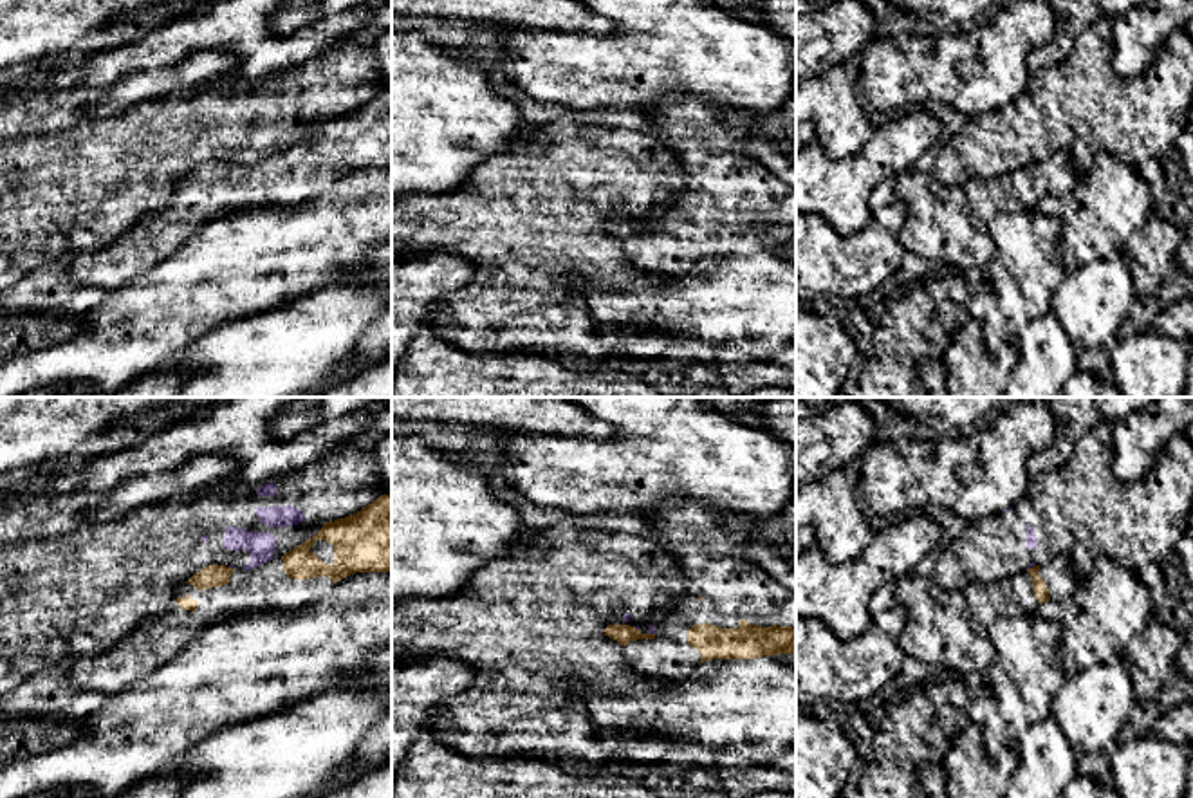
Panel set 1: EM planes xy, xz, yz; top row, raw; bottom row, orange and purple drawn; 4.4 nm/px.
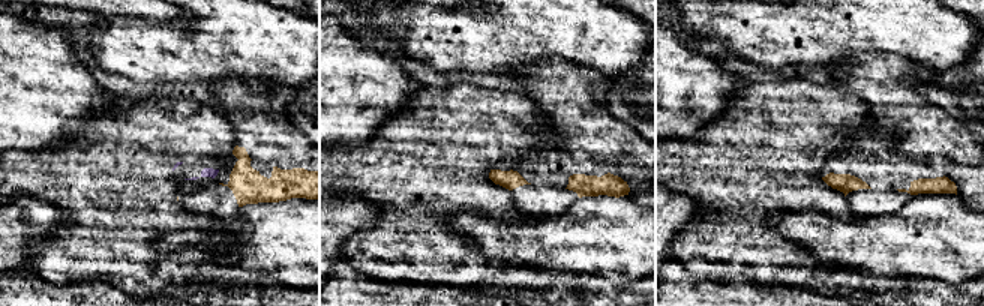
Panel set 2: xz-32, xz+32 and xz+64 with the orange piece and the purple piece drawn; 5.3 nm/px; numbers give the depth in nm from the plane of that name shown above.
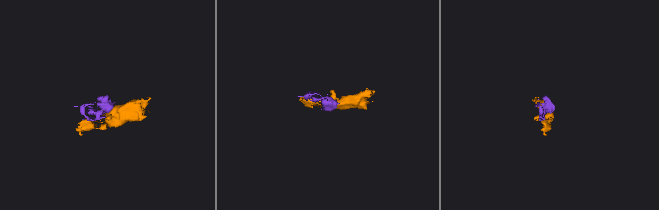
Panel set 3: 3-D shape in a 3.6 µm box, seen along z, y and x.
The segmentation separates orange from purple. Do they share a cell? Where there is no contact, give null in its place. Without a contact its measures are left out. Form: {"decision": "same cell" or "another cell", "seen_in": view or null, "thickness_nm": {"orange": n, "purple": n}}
{"decision": "another cell", "seen_in": "yz", "thickness_nm": {"orange": 70, "purple": 20}}

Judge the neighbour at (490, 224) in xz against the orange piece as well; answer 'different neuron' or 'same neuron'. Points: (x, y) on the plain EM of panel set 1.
different neuron

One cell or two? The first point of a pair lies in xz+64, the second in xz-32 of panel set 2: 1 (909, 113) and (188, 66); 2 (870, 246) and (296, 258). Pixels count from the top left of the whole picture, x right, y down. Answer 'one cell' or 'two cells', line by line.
1: two cells
2: one cell

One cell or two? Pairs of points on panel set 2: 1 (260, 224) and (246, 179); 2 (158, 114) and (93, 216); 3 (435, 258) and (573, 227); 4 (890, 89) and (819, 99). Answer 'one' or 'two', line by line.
1: two
2: one
3: two
4: two

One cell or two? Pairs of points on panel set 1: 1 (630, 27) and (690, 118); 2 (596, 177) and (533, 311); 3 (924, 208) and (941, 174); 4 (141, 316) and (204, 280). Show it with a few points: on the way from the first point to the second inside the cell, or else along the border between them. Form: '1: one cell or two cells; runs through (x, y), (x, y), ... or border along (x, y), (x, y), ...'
1: two cells; border along (717, 109), (699, 100), (674, 98), (645, 112)
2: one cell; runs through (564, 210), (535, 239), (533, 278)
3: two cells; border along (930, 174), (941, 183), (959, 185)
4: one cell; runs through (157, 315), (188, 295)

